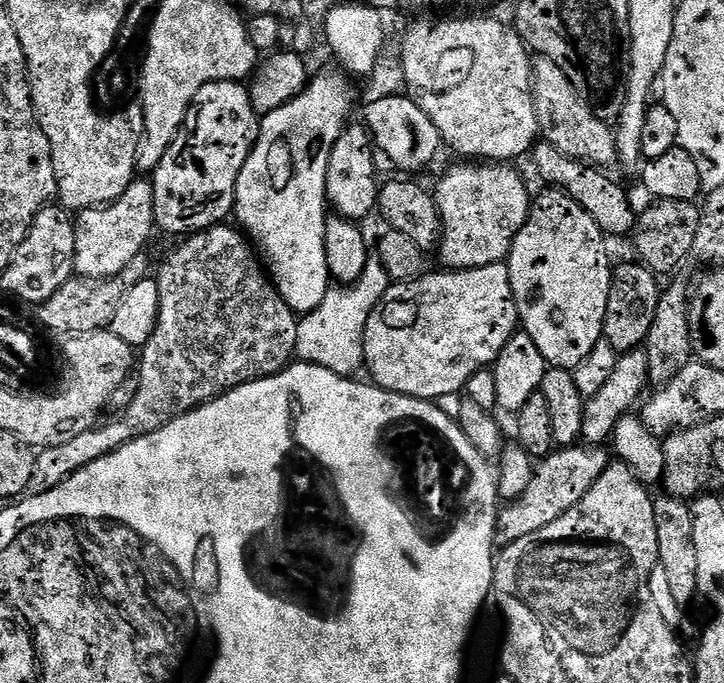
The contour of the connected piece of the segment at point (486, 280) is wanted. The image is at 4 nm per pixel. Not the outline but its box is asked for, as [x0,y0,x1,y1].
[363,263,520,402]

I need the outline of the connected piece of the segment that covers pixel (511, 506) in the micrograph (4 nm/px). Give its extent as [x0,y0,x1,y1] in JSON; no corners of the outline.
[496,446,610,546]

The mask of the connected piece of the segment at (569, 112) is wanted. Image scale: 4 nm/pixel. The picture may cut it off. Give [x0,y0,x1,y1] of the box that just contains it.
[532,55,618,170]

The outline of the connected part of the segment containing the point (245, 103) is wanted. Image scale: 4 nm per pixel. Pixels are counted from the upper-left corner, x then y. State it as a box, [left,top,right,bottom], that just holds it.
[150,80,261,237]

